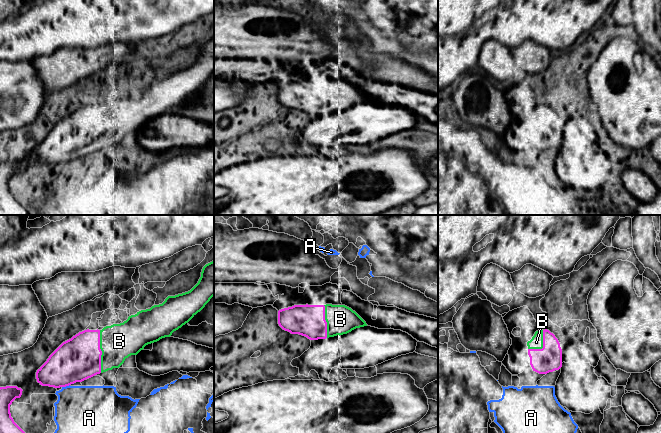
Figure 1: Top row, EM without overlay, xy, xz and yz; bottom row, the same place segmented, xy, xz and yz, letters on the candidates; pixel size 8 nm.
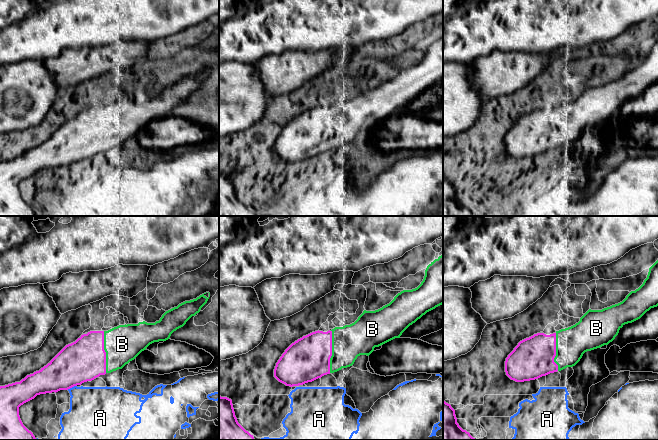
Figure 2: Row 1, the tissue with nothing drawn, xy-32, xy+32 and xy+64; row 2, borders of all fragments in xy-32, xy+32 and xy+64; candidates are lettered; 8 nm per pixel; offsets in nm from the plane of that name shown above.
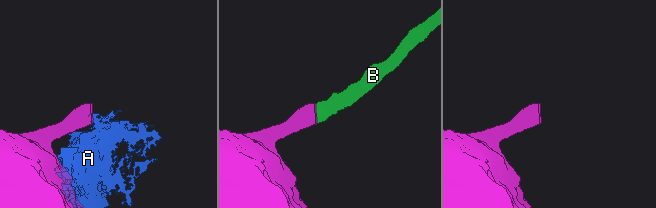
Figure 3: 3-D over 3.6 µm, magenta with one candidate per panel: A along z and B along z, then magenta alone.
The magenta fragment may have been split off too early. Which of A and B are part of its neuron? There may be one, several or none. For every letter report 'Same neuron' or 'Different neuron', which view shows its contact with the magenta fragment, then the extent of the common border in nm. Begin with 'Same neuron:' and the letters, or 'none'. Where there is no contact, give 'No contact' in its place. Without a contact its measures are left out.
Same neuron: B
A: Different neuron. Touches magenta in xy. Shared border 70 nm
B: Same neuron. Touches magenta in xy. Shared border 340 nm

